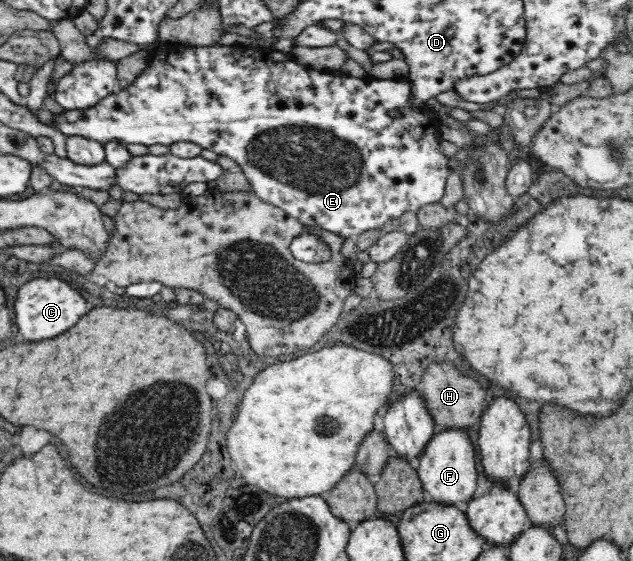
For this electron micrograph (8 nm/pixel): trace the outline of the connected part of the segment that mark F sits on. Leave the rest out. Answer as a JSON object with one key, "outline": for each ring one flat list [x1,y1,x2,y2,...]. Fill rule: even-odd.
{"outline":[[459,428,437,429,424,452,418,456,415,464,417,475,423,489,432,497,433,502,456,506,460,502,470,502,476,490,476,452,466,430]]}

